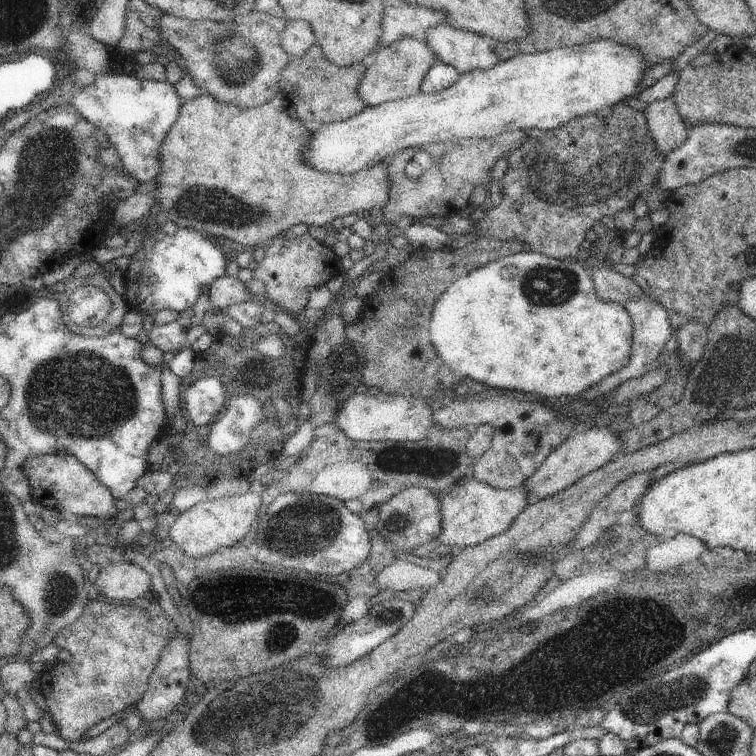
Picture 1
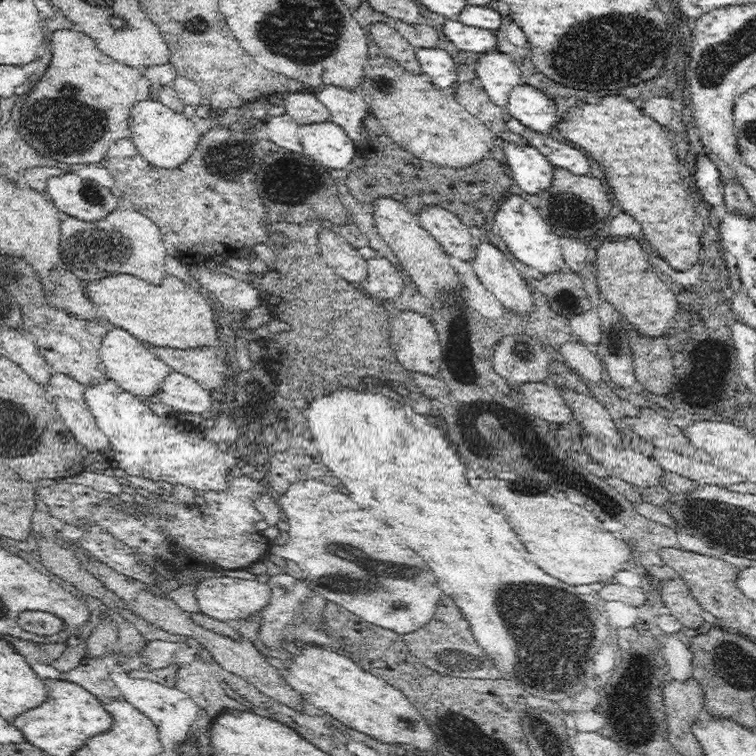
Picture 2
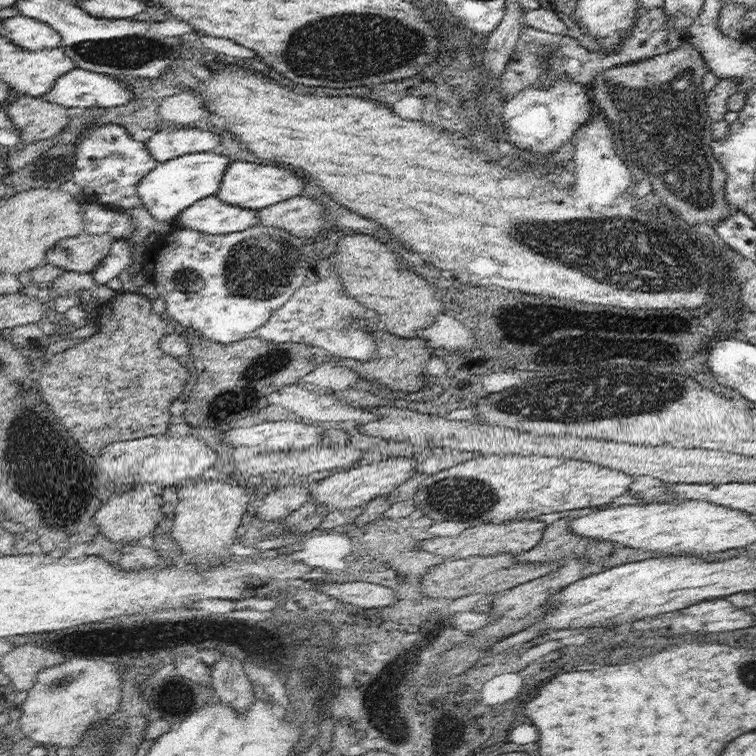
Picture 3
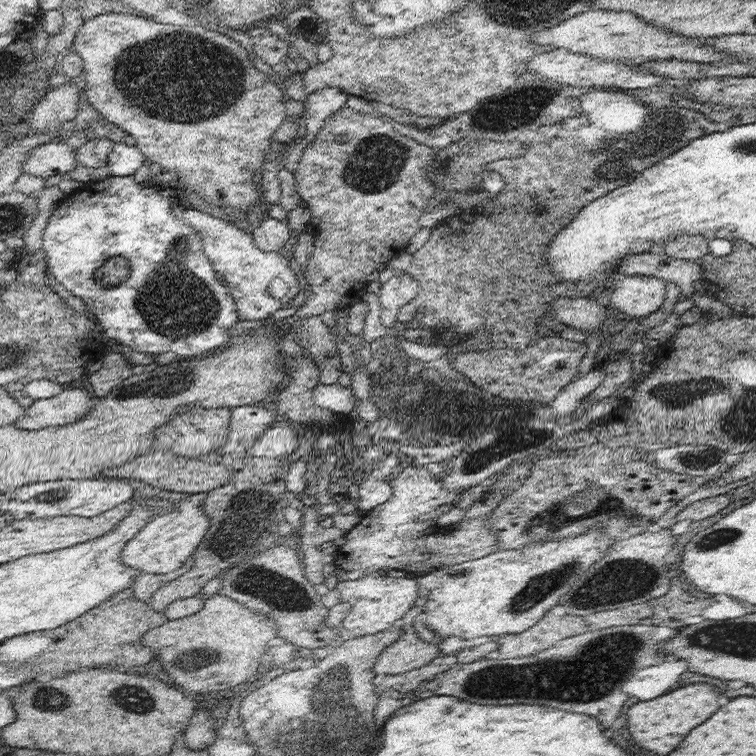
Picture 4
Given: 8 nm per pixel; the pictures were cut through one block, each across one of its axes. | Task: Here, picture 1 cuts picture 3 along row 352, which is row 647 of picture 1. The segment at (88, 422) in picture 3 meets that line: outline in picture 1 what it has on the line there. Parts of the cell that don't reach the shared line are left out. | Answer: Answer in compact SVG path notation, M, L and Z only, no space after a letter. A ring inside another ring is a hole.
M103 598L89 600L81 616L61 628L53 640L57 648L71 654L71 660L67 664L51 662L37 676L43 702L59 730L57 736L65 742L79 742L91 726L123 708L137 706L163 648L177 638L179 630L165 612L149 618L147 610L131 604L115 604Z

